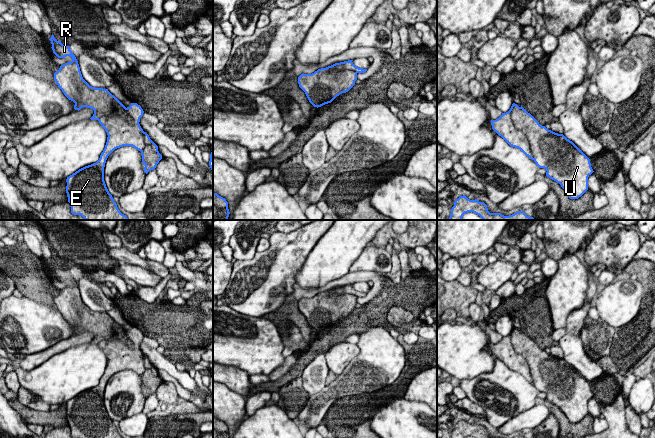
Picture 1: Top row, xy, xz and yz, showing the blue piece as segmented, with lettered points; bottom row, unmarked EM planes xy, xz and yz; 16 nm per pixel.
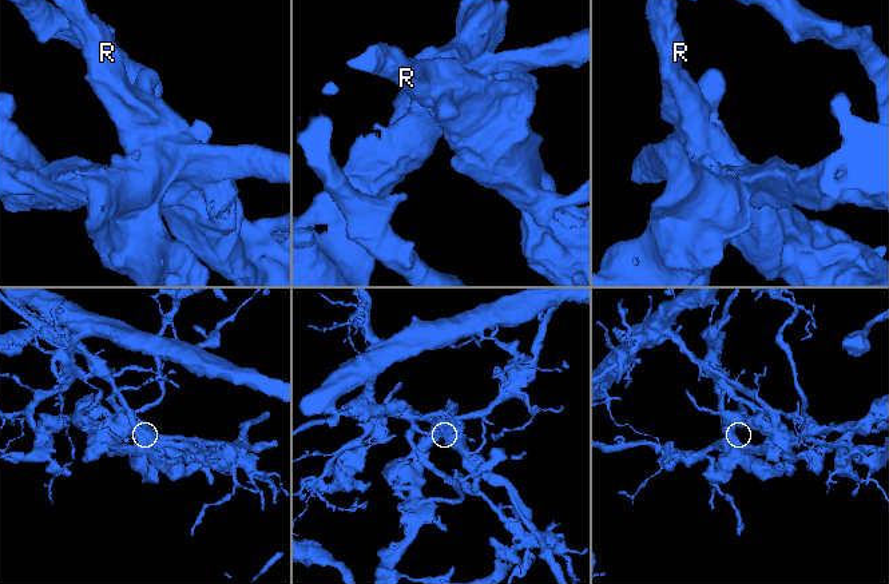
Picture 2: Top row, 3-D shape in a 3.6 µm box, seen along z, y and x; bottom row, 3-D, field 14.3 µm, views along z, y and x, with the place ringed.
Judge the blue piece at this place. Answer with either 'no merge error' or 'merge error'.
merge error

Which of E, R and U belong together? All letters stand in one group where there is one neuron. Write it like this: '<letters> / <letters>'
E / R U

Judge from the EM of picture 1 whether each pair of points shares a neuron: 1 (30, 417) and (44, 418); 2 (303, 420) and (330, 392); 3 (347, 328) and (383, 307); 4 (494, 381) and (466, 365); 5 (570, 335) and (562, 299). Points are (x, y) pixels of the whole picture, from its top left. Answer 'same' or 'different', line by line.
1: same
2: same
3: same
4: different
5: different

